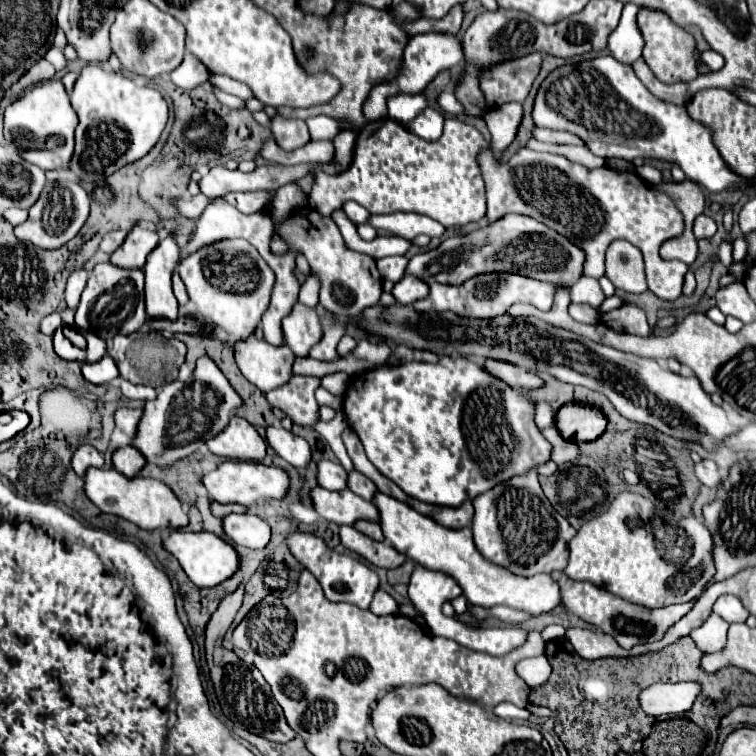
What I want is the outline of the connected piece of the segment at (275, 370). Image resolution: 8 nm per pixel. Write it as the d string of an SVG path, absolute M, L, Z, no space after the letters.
M255 335L237 341L233 355L245 379L265 393L289 381L295 359L289 347L273 347Z

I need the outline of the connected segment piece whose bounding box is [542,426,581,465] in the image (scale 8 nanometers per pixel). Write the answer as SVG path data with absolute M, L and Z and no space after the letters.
M552 426L550 428L542 429L543 435L547 437L547 441L551 441L551 445L553 445L553 461L555 463L567 463L567 461L575 461L577 457L579 457L579 453L581 453L581 449L579 449L579 445L575 443L575 441L569 441L569 439L561 439L563 435L559 435L559 429L557 427Z

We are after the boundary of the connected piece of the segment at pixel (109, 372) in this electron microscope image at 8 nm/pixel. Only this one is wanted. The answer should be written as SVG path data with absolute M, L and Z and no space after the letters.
M105 355L95 363L83 363L83 377L95 385L103 385L119 377L119 369L115 367L115 361L109 355Z

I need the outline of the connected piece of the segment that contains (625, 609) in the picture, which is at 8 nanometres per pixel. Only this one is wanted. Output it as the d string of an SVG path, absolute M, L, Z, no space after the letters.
M553 571L551 577L559 583L563 605L569 611L573 611L583 621L587 621L587 623L595 625L597 629L615 637L615 641L625 649L639 645L639 643L649 643L649 641L661 639L665 635L665 631L671 625L675 625L693 607L693 603L683 603L683 605L669 605L669 607L659 607L659 609L645 609L645 607L633 605L625 599L617 599L617 595L611 595L607 589L597 587L593 583L573 581L563 571Z

